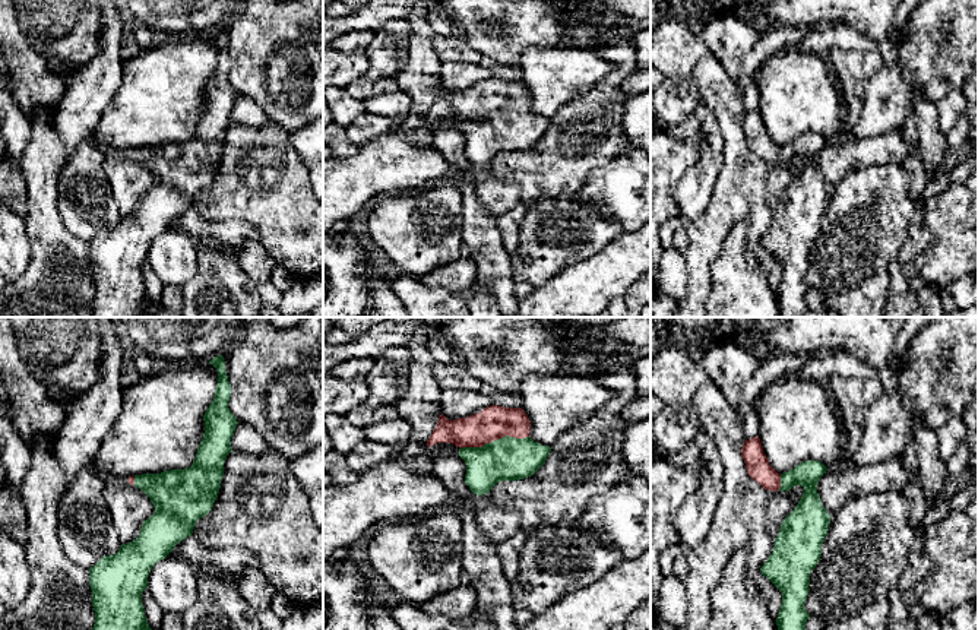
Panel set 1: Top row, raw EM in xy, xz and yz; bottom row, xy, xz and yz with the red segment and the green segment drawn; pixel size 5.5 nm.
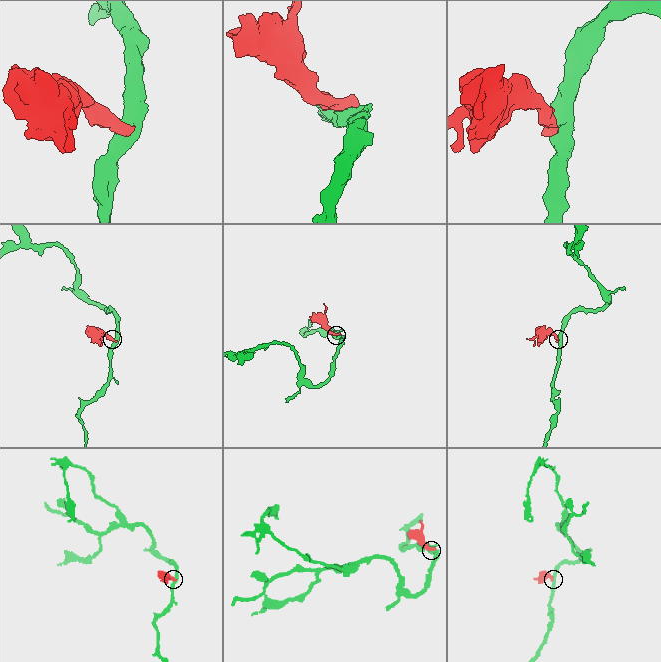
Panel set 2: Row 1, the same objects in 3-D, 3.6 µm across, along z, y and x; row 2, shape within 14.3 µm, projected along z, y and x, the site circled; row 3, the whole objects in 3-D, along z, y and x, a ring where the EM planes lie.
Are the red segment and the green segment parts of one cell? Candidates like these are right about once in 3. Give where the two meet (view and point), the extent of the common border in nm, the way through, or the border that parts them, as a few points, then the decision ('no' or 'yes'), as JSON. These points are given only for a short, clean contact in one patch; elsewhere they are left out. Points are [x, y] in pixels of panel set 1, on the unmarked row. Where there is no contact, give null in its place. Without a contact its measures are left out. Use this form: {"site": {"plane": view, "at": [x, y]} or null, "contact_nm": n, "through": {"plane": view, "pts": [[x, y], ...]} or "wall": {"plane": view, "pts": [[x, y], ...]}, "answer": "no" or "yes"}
{"site": {"plane": "xz", "at": [494, 111]}, "contact_nm": 380, "through": {"plane": "xz", "pts": [[493, 95], [494, 111], [506, 132]]}, "answer": "yes"}

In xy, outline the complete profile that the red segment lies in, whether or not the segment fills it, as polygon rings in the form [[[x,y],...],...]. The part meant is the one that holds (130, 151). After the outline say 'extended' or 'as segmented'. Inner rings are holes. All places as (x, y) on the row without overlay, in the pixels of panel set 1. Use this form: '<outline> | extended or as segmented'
[[[222,28],[209,34],[218,42],[215,70],[203,88],[205,105],[194,134],[186,142],[171,142],[161,146],[129,149],[129,156],[139,159],[152,174],[155,186],[142,197],[139,209],[121,216],[113,228],[102,229],[89,241],[89,257],[95,297],[91,303],[91,317],[146,317],[153,305],[142,276],[142,265],[148,260],[151,241],[164,232],[174,219],[190,209],[196,194],[206,189],[218,170],[224,149],[224,134],[232,124],[231,111],[238,96],[228,80],[231,57]]] | extended

